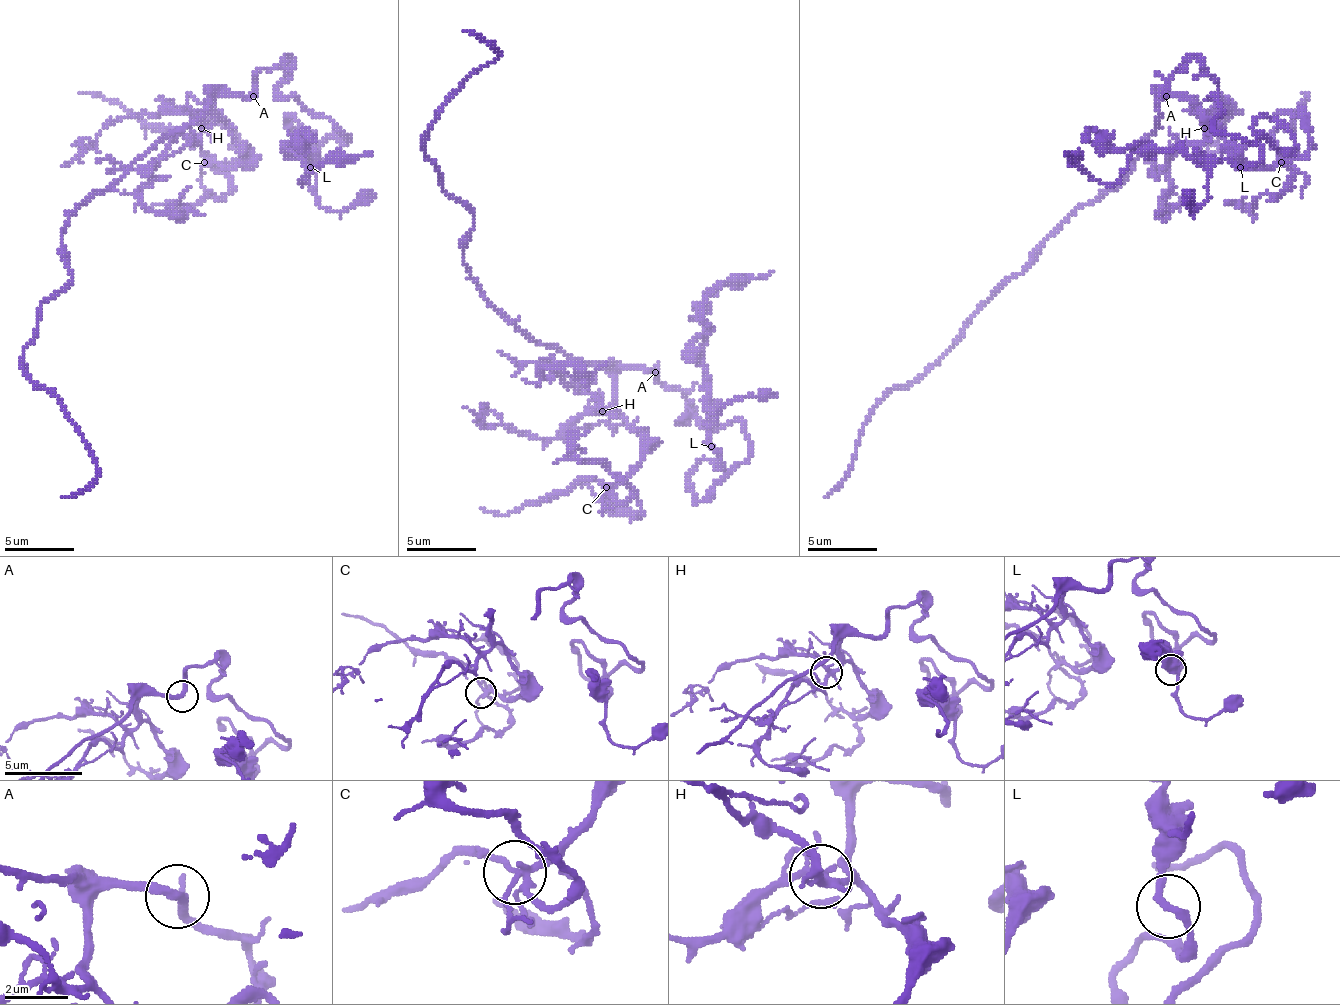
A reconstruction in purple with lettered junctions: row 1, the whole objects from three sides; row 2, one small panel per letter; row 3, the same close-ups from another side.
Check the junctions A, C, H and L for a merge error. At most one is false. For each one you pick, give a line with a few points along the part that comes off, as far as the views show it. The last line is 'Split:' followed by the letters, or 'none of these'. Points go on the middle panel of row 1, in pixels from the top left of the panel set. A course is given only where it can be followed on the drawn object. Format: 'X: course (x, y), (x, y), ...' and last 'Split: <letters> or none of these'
Split: none of these

